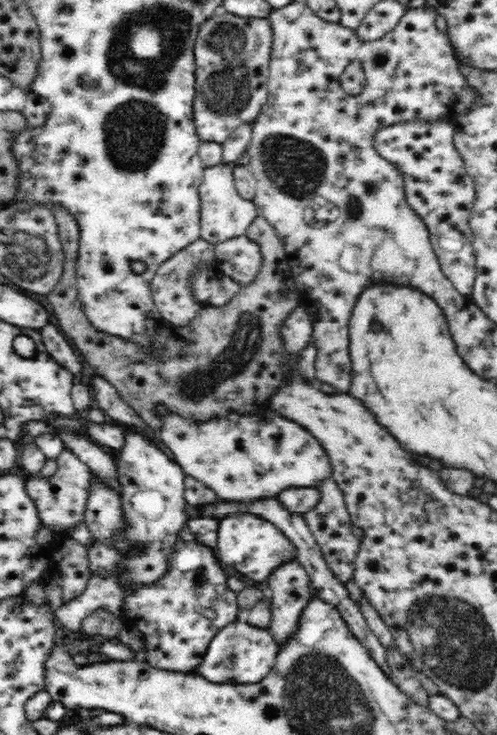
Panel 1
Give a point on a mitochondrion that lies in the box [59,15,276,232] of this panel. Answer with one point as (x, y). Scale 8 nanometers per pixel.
(227, 93)

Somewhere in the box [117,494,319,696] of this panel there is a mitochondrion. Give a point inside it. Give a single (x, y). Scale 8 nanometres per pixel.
(199, 579)

